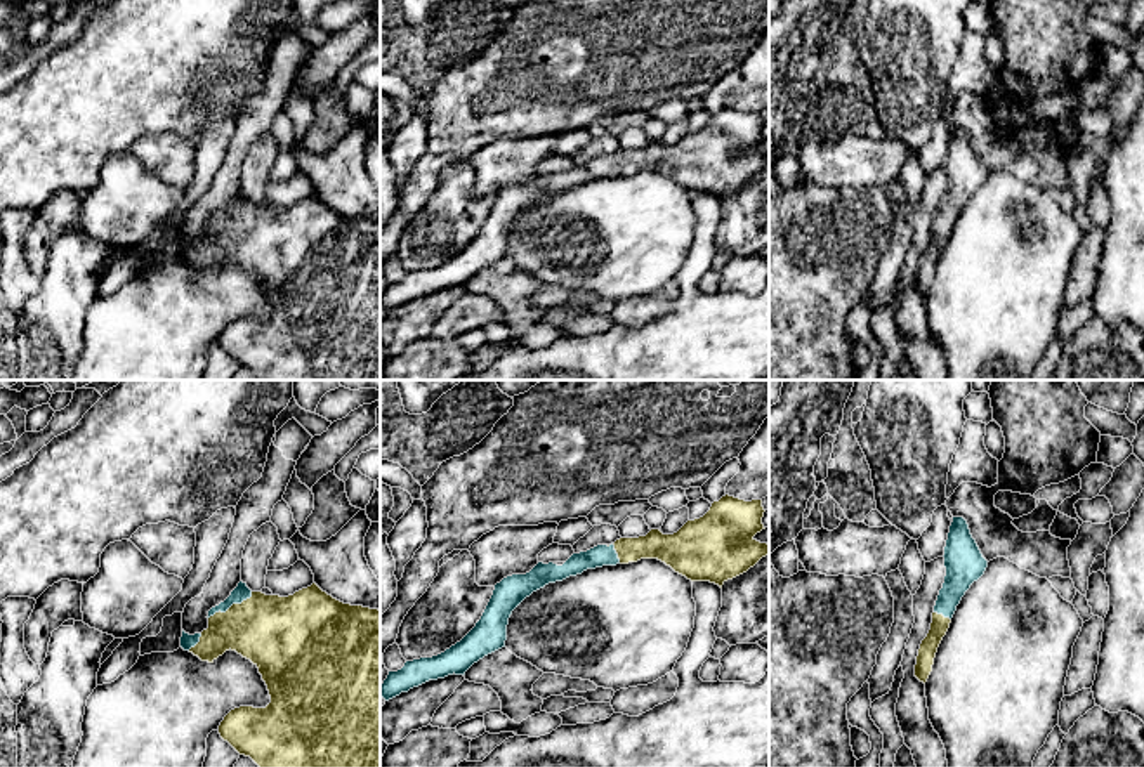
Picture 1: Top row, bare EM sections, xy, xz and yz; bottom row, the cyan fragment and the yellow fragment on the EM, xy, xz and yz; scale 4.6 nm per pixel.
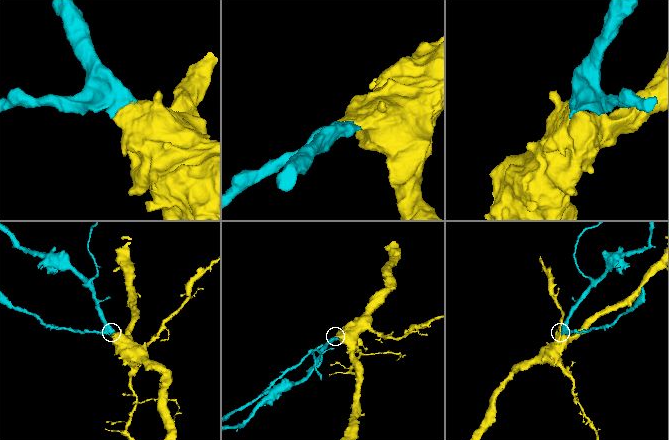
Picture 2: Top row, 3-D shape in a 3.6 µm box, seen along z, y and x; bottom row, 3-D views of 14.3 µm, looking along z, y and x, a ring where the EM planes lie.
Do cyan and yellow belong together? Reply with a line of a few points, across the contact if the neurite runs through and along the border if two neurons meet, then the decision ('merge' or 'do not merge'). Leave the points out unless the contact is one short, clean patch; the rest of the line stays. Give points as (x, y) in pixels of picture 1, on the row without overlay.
line xy (242, 203), (231, 216), (250, 235), (276, 245); merge

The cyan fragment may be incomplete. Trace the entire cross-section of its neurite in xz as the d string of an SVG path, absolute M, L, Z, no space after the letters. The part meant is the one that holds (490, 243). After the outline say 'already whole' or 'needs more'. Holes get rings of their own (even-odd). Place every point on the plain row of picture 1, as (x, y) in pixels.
M726 106L703 128L687 132L674 146L651 141L646 148L620 149L573 165L562 177L538 174L526 186L507 187L495 196L481 231L460 253L437 267L406 272L401 281L389 283L380 307L389 312L429 292L465 286L474 274L505 259L509 229L526 208L587 180L658 170L691 193L710 193L722 200L769 165L769 156L753 149L766 141L764 123L762 111L745 113Z | needs more

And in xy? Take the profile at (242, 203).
M240 193L231 206L208 222L208 239L201 245L189 246L182 241L181 259L193 264L201 272L214 274L226 262L236 262L250 271L267 297L271 314L266 319L240 318L231 321L219 337L219 345L240 366L250 368L260 380L380 380L380 222L363 217L344 215L316 194L288 208L266 206L252 203L247 194Z | needs more

